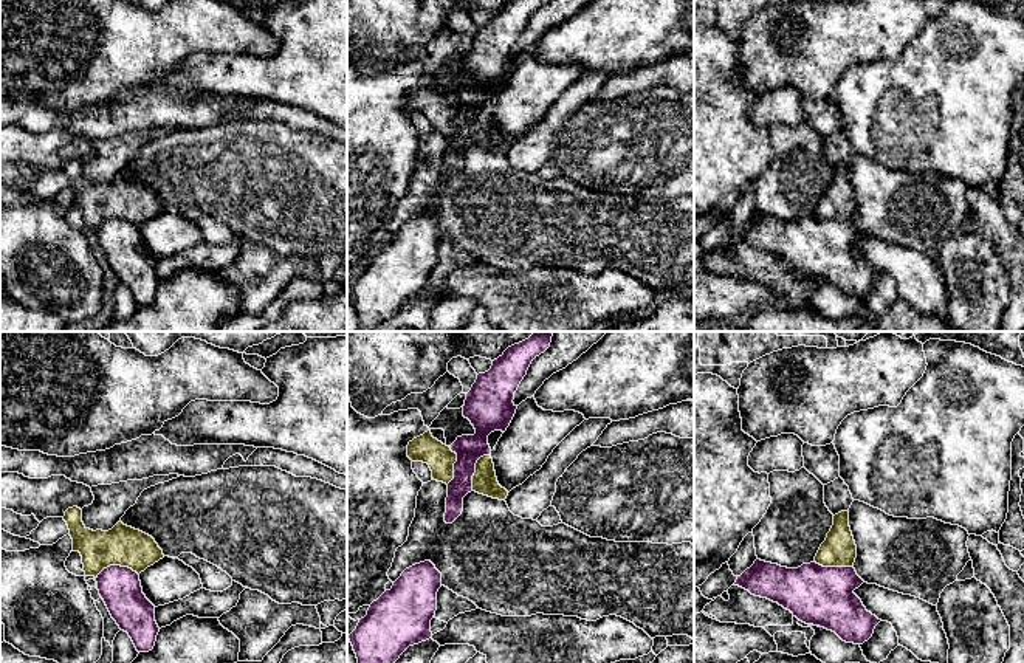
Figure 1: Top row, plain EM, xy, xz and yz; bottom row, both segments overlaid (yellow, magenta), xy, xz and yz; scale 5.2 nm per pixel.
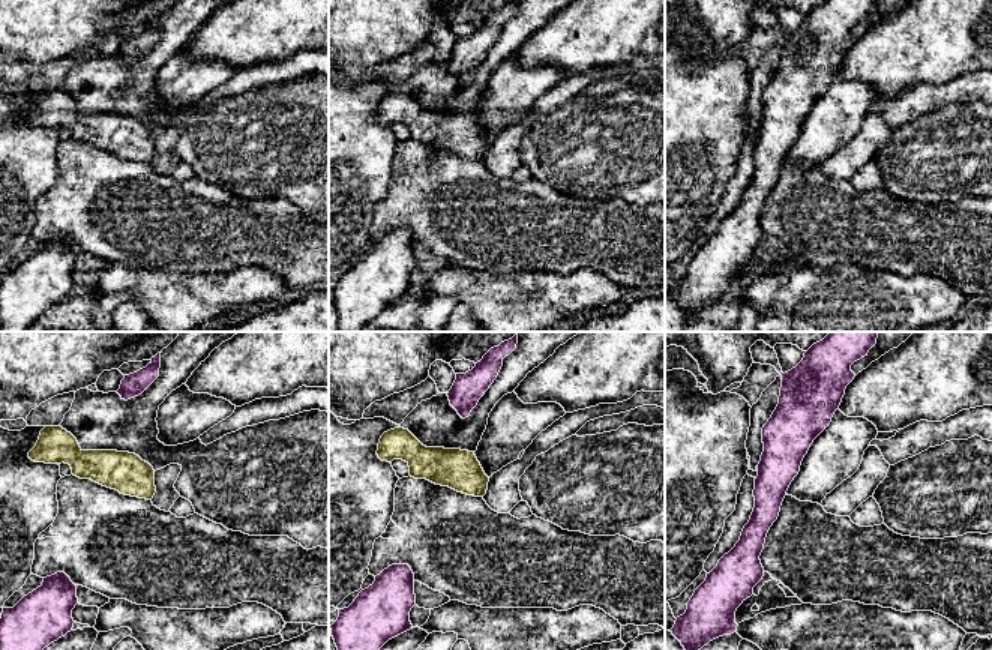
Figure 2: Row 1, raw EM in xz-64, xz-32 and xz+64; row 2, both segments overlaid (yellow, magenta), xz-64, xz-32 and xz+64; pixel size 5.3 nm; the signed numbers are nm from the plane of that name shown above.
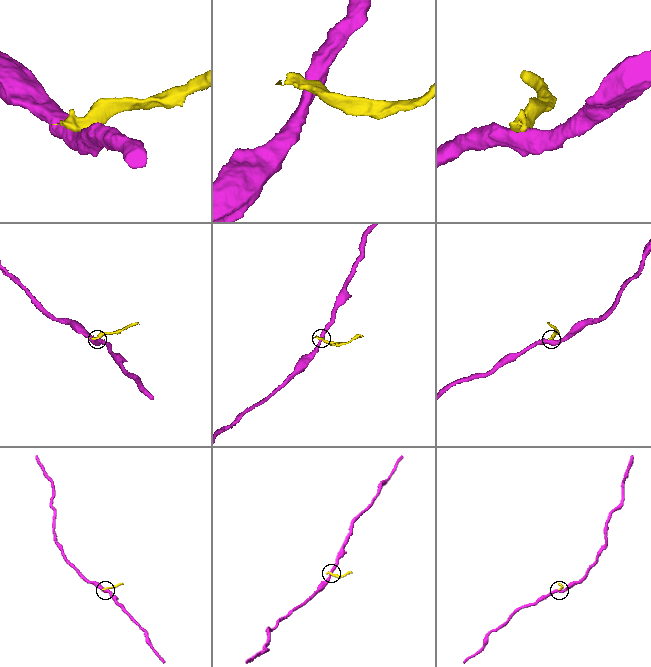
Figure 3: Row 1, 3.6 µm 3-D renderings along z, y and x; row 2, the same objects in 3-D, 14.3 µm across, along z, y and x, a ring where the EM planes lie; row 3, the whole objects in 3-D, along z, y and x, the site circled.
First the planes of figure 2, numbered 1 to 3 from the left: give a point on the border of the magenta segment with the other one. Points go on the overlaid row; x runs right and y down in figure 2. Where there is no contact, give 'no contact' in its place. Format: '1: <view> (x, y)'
1: no contact
2: no contact
3: no contact

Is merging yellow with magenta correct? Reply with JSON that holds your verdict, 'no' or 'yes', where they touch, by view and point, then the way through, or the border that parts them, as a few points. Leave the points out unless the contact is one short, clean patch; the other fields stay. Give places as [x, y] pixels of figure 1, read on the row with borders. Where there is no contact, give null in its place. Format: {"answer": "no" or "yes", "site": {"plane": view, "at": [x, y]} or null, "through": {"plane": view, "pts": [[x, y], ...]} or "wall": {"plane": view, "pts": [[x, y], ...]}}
{"answer": "no", "site": {"plane": "xy", "at": [116, 564]}, "wall": {"plane": "xy", "pts": [[138, 575], [127, 567], [107, 566], [96, 578]]}}

